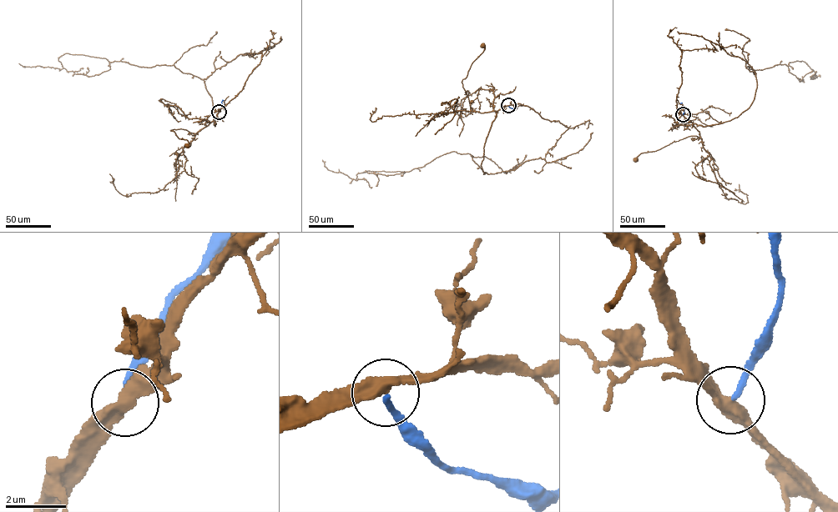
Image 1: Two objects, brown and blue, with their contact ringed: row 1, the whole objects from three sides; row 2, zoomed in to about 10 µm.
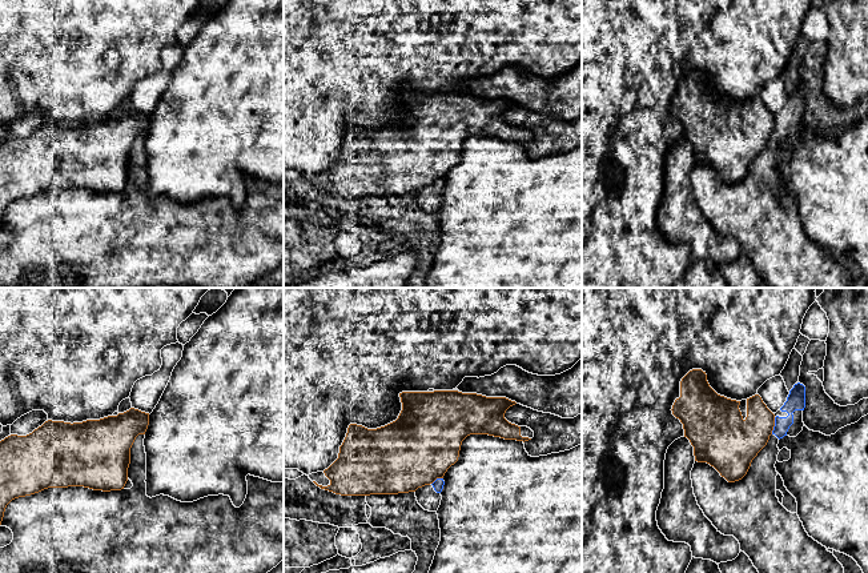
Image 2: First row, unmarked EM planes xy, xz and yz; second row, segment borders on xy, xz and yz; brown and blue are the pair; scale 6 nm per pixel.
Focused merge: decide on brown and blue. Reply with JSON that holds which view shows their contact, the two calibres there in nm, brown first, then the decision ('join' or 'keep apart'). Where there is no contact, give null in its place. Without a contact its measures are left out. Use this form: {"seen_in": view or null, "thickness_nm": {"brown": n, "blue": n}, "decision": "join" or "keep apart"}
{"seen_in": "yz", "thickness_nm": {"brown": 280, "blue": 110}, "decision": "keep apart"}

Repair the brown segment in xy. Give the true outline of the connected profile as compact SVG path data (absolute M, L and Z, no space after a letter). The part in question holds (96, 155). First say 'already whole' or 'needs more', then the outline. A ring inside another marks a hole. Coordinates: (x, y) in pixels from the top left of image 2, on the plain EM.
already whole; M130 109L117 117L83 124L45 123L27 137L11 136L0 143L0 227L7 207L19 199L31 197L48 189L84 188L93 192L121 192L128 183L130 149L138 136L145 136L149 115Z

